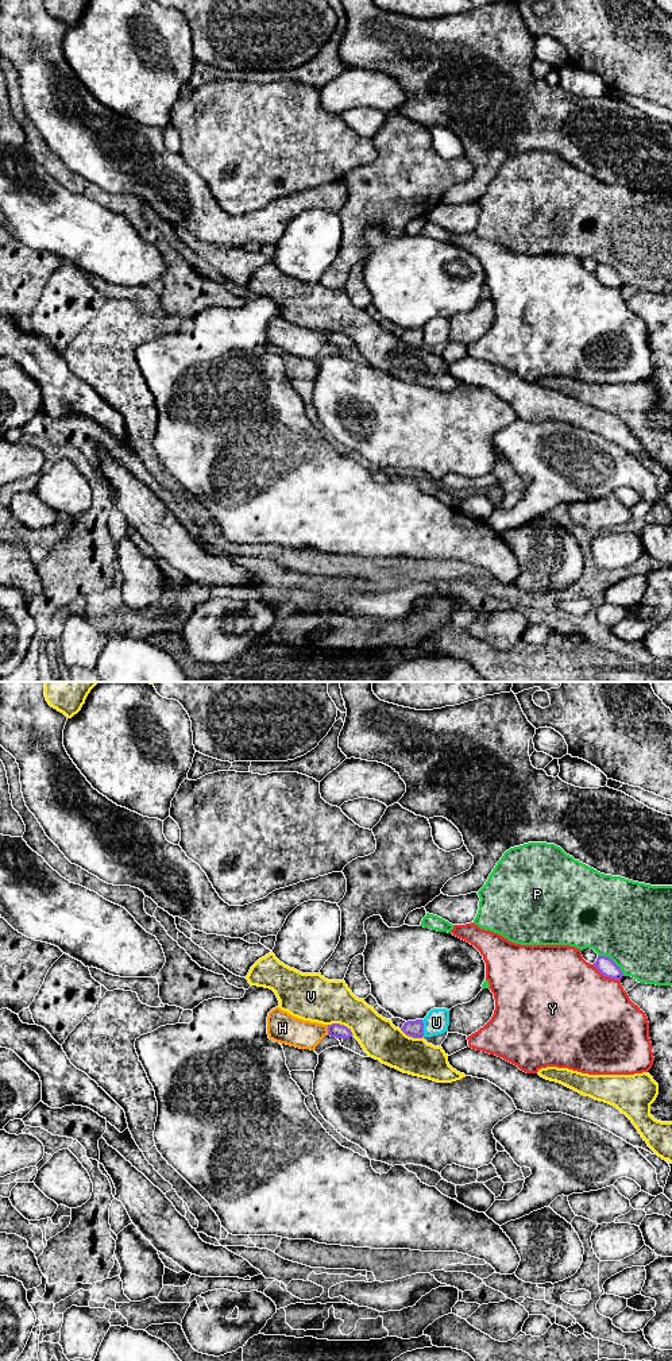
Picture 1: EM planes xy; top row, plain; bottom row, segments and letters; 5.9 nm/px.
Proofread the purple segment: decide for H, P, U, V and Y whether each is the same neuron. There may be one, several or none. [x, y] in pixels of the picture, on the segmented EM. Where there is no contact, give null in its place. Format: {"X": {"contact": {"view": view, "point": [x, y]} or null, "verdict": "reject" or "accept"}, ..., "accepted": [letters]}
{"H": {"contact": {"view": "xy", "point": [328, 1030]}, "verdict": "reject"}, "P": {"contact": {"view": "xy", "point": [613, 962]}, "verdict": "reject"}, "U": {"contact": {"view": "xy", "point": [423, 1028]}, "verdict": "reject"}, "V": {"contact": {"view": "xy", "point": [342, 1025]}, "verdict": "reject"}, "Y": {"contact": {"view": "xy", "point": [606, 976]}, "verdict": "reject"}, "accepted": []}

